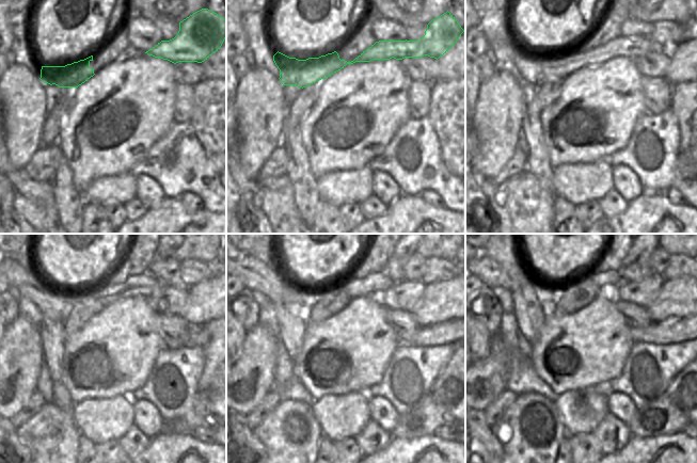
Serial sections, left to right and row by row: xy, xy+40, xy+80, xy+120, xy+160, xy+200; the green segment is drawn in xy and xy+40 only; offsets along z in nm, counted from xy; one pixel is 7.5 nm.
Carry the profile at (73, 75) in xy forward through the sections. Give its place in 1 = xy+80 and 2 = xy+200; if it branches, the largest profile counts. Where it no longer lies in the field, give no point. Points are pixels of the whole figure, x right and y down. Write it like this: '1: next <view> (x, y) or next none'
1: next xy+80 (533, 69)
2: next xy+200 (487, 270)

